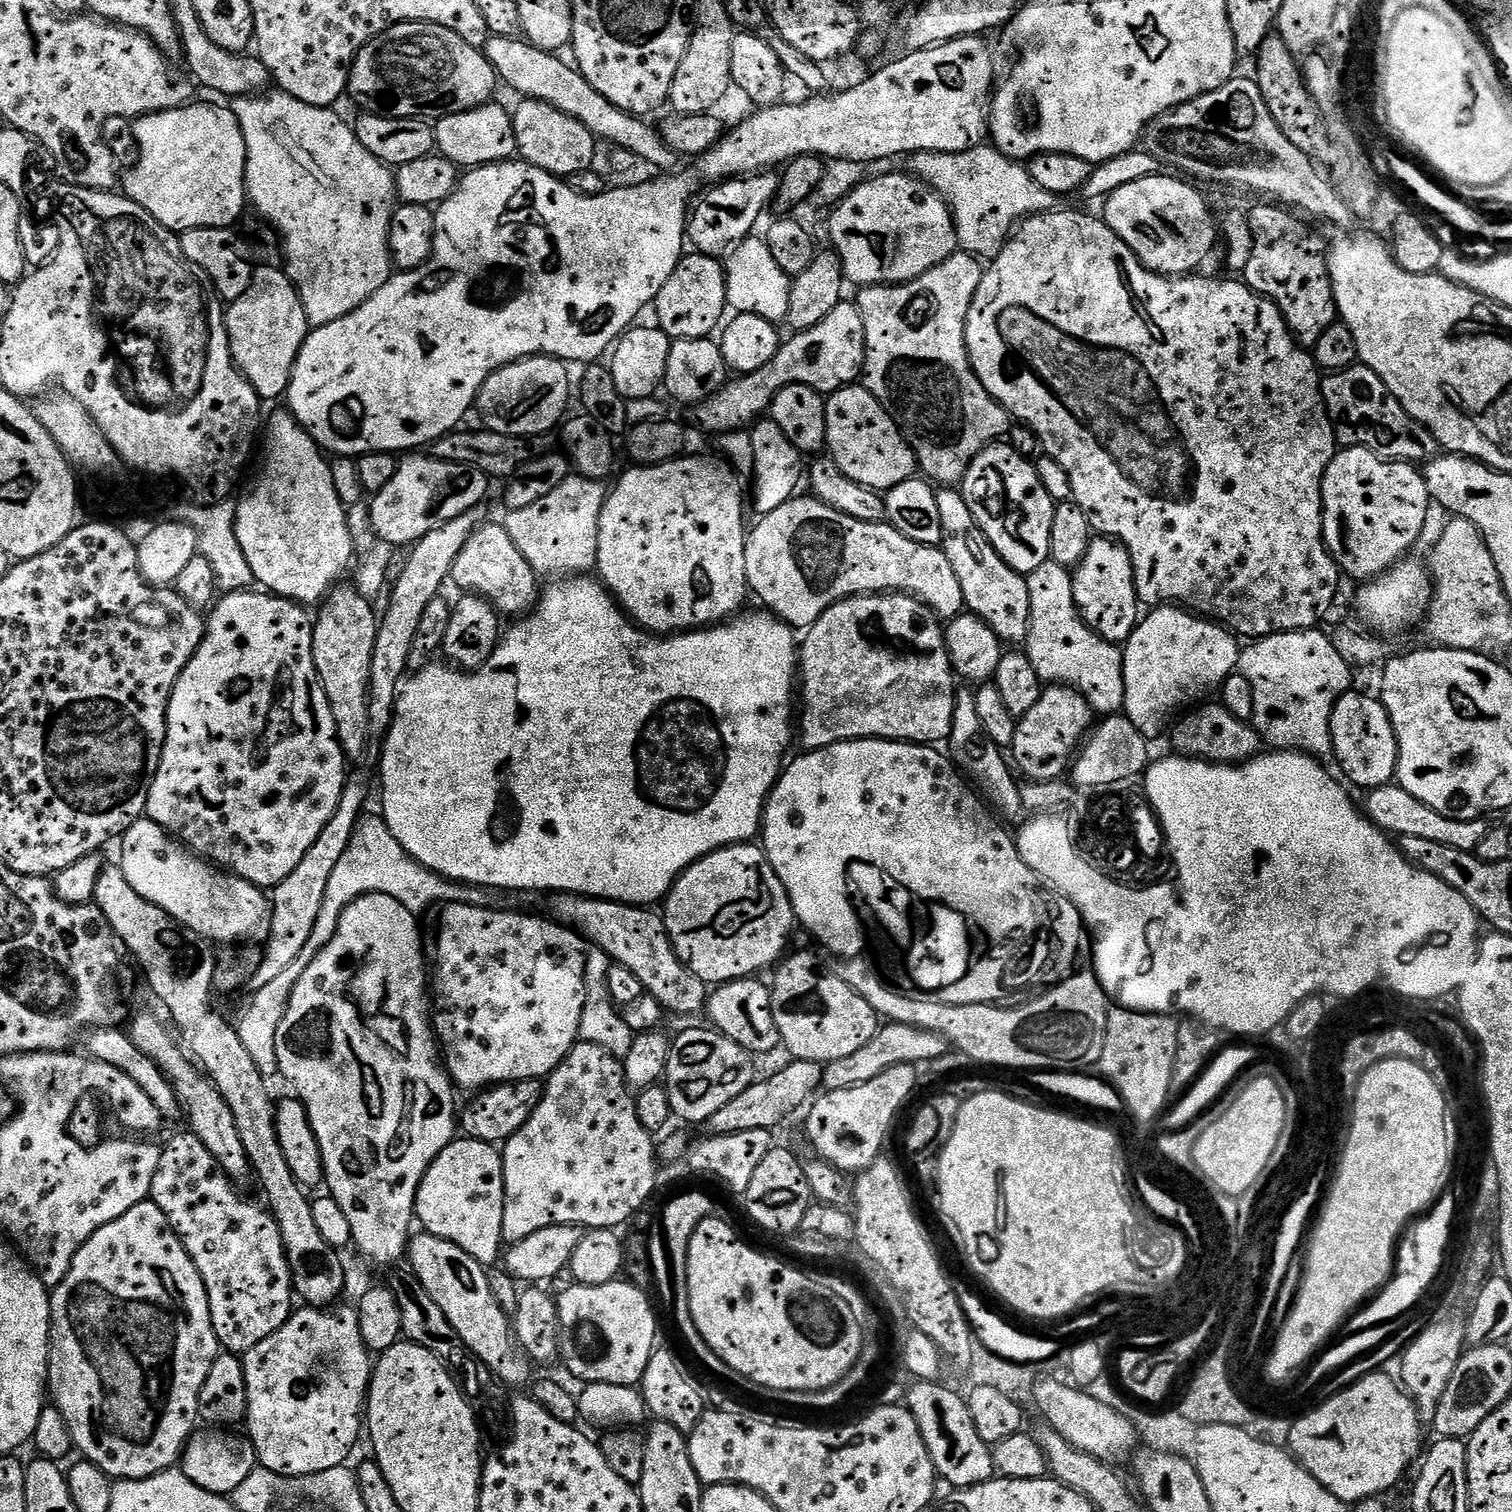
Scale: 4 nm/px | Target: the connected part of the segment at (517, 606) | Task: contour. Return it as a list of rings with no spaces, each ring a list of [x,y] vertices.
[[[500,522],[481,523],[476,533],[462,546],[462,554],[458,554],[454,560],[450,580],[461,588],[461,593],[483,596],[489,600],[504,618],[520,618],[531,613],[542,591],[538,573],[530,566],[530,562],[526,562],[526,558],[522,558],[522,550],[514,546],[514,538],[510,538]]]

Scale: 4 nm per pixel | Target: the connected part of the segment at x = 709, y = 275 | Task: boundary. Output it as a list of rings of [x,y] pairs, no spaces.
[[[708,254],[688,255],[681,255],[654,301],[655,327],[662,329],[673,341],[709,339],[721,327],[728,308],[728,283],[724,281],[721,261]]]

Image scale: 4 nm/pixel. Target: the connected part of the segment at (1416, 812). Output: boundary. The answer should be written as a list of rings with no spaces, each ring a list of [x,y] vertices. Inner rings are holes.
[[[1399,783],[1384,784],[1381,788],[1373,788],[1367,793],[1368,809],[1366,815],[1381,832],[1399,838],[1411,834],[1414,838],[1427,838],[1430,842],[1439,842],[1441,846],[1454,846],[1454,850],[1475,853],[1478,842],[1486,838],[1490,824],[1487,819],[1455,820],[1446,814],[1438,814],[1430,806],[1426,806],[1414,794],[1410,794]]]

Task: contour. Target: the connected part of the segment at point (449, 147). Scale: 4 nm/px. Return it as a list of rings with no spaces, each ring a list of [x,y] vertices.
[[[489,102],[480,108],[468,108],[465,112],[452,112],[440,121],[435,121],[434,131],[439,155],[445,156],[460,170],[511,161],[517,155],[512,112],[496,103]]]

